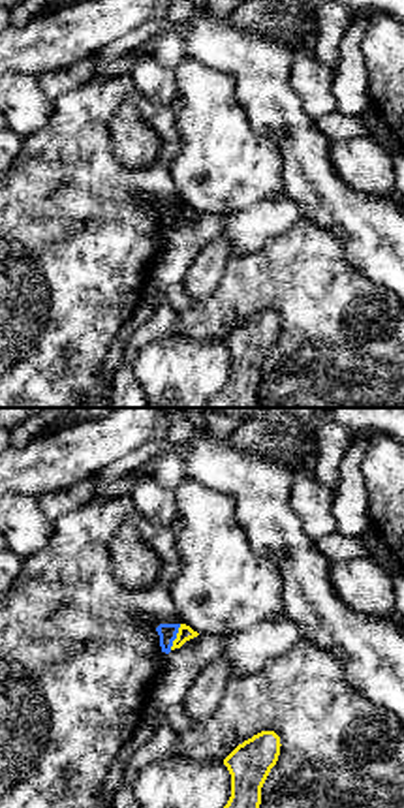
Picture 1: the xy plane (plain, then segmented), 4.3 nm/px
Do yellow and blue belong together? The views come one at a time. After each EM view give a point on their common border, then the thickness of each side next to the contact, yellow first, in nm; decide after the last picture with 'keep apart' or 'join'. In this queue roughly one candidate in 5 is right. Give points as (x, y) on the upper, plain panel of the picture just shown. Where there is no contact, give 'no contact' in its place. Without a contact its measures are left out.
meets yellow at (177, 217); 70 nm thick on the yellow side, 80 nm on the other

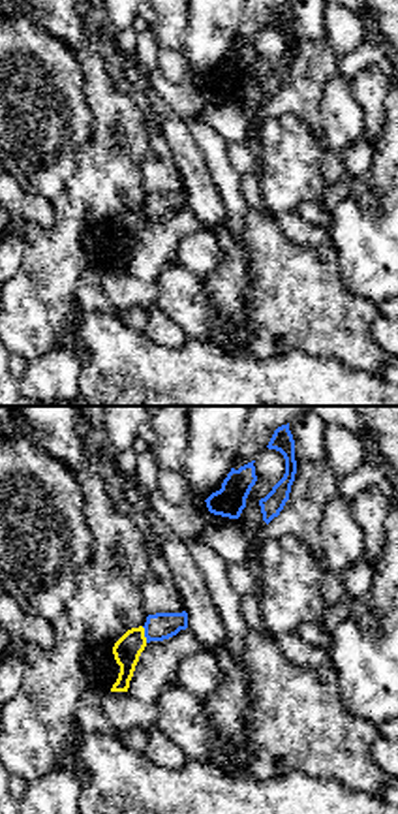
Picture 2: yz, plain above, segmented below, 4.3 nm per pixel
meets yellow at (143, 213); 120 nm thick on the yellow side, 120 nm on the other

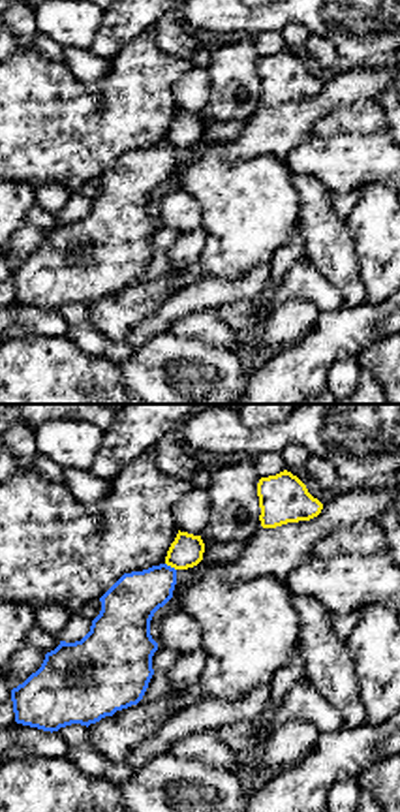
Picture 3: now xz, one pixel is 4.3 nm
meets yellow at (171, 145); 140 nm thick on the yellow side, 220 nm on the other

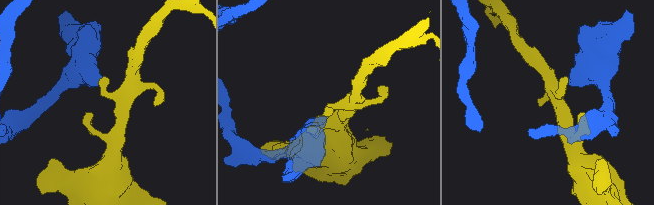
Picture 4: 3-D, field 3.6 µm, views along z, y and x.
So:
keep apart

